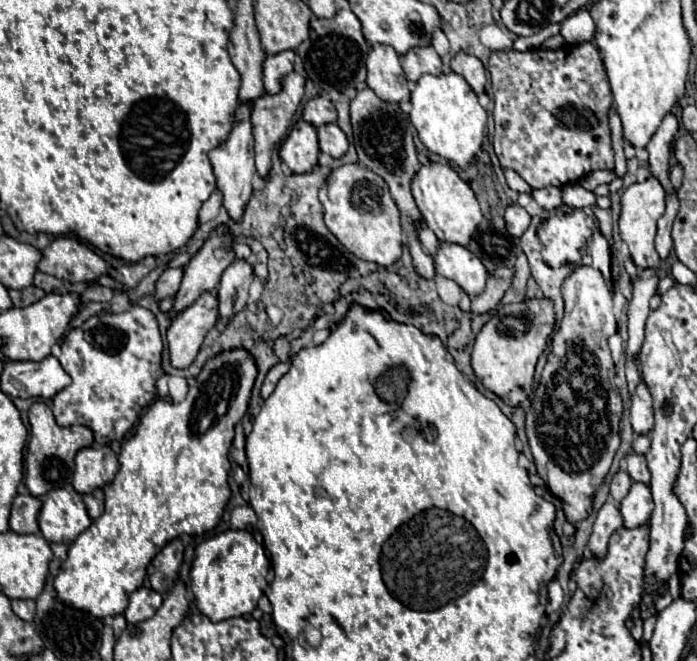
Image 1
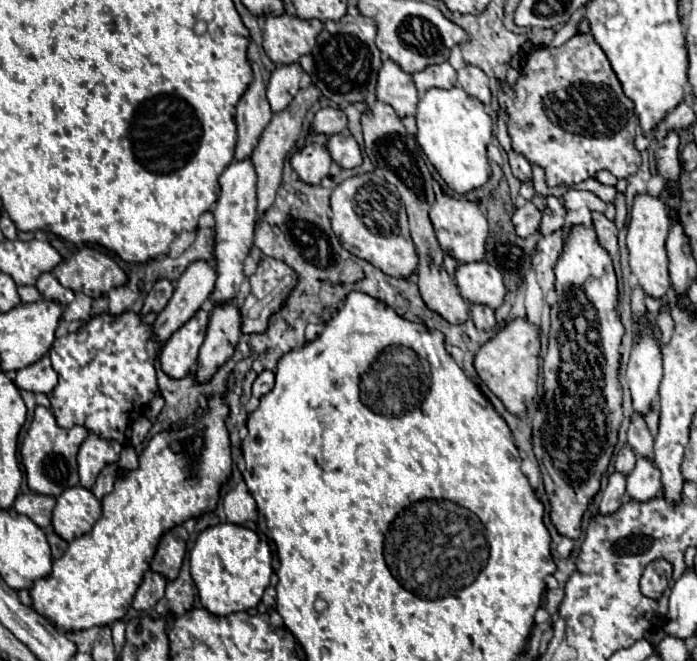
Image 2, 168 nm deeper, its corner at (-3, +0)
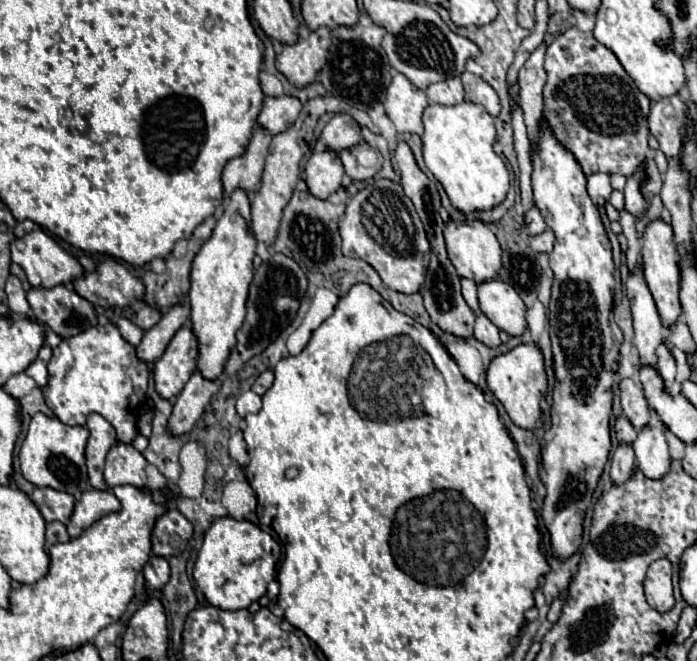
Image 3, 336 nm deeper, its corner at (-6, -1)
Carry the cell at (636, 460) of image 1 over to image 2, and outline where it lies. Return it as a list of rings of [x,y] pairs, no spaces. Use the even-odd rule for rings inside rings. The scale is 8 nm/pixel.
[[[636,413],[632,415],[632,421],[630,421],[630,427],[628,427],[628,445],[632,445],[634,453],[640,455],[644,453],[646,457],[652,457],[652,445],[654,445],[654,435],[650,433],[646,421],[644,421],[644,415]]]

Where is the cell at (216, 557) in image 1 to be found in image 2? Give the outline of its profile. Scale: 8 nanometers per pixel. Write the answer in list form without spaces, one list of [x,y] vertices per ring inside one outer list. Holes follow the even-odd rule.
[[[220,523],[204,529],[190,553],[190,573],[204,609],[216,615],[230,615],[256,607],[272,577],[272,551],[252,529]]]

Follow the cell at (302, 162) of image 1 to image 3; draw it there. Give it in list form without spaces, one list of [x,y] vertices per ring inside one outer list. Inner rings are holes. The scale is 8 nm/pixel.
[[[333,150],[313,152],[305,166],[305,182],[315,198],[327,198],[341,186],[343,164]]]

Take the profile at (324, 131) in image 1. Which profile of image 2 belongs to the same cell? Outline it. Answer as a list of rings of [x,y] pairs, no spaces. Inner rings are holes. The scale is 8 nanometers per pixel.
[[[350,131],[332,135],[328,139],[328,151],[330,151],[334,163],[338,163],[344,169],[354,169],[354,167],[362,165],[360,145],[356,143],[356,139],[352,137]]]

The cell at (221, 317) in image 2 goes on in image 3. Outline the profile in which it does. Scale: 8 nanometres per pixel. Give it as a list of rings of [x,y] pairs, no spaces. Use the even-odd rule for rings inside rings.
[[[199,370],[193,372],[193,376],[173,402],[173,414],[169,420],[171,432],[175,436],[189,432],[199,422],[203,412],[209,408],[211,398],[219,392],[219,388],[221,388],[221,378],[207,380],[203,378],[203,374],[199,374]]]

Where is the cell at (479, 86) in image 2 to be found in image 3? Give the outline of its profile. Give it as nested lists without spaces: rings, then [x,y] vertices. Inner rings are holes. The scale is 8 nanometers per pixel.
[[[463,72],[461,80],[463,80],[463,88],[465,88],[465,100],[485,106],[491,116],[499,114],[499,110],[501,110],[499,98],[497,98],[495,90],[491,90],[491,86],[481,76],[475,76],[471,72]]]

